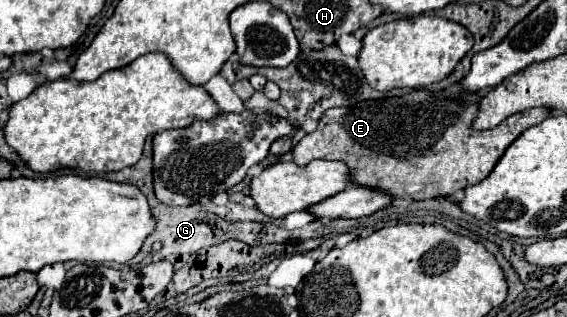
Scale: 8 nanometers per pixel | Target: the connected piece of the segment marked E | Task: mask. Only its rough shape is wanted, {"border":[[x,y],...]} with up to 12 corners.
{"border":[[483,91],[327,109],[293,161],[393,197],[487,177],[547,107],[473,131]]}

